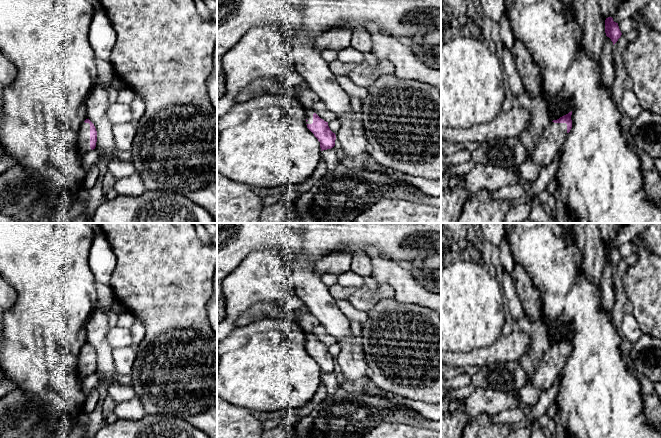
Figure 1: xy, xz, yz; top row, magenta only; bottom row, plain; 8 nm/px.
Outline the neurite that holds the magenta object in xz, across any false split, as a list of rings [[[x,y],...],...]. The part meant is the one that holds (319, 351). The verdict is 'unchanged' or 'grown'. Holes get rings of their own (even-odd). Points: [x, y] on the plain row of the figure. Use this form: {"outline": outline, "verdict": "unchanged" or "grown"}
{"outline": [[[306,332],[306,349],[320,366],[321,375],[335,370],[335,357],[330,354],[328,346],[321,343],[311,332]]], "verdict": "grown"}

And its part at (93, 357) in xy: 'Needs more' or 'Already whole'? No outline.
Needs more

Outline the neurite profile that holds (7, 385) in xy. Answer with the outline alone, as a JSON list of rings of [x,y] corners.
[[[3,374],[0,381],[0,399],[9,392],[11,392],[15,387],[15,382],[10,377]]]

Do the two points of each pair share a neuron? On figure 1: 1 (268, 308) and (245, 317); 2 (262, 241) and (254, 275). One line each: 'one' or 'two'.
1: one
2: two

